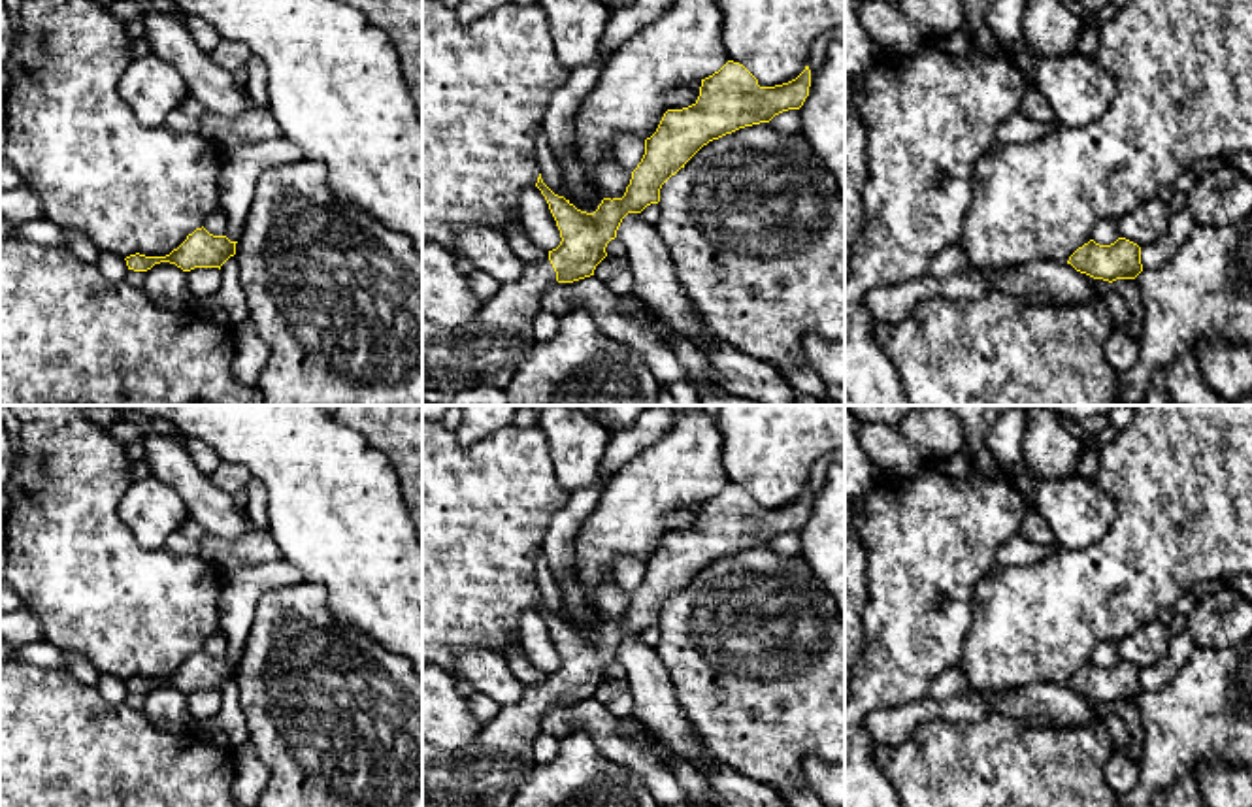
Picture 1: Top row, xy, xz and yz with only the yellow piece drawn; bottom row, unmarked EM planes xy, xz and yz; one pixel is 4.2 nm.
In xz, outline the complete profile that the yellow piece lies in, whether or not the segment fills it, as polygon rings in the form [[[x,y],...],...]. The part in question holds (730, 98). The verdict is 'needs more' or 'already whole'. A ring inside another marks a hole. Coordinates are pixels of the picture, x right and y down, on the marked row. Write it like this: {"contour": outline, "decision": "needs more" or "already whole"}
{"contour": [[[728,60],[701,79],[700,96],[692,106],[664,113],[656,132],[645,140],[645,155],[632,172],[624,196],[603,198],[594,213],[581,211],[554,194],[539,173],[535,187],[556,221],[560,245],[547,256],[524,264],[519,281],[502,283],[468,324],[445,328],[422,319],[422,388],[505,390],[535,345],[534,319],[543,309],[543,294],[556,283],[594,275],[622,219],[658,204],[662,185],[703,145],[739,128],[769,123],[782,111],[799,109],[809,87],[809,66],[788,83],[760,87],[743,64]]], "decision": "needs more"}

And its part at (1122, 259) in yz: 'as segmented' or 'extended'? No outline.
as segmented

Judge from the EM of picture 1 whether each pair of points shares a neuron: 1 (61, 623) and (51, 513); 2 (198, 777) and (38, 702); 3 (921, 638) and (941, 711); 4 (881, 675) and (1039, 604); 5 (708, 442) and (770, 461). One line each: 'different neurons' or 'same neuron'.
1: same neuron
2: same neuron
3: different neurons
4: different neurons
5: different neurons

